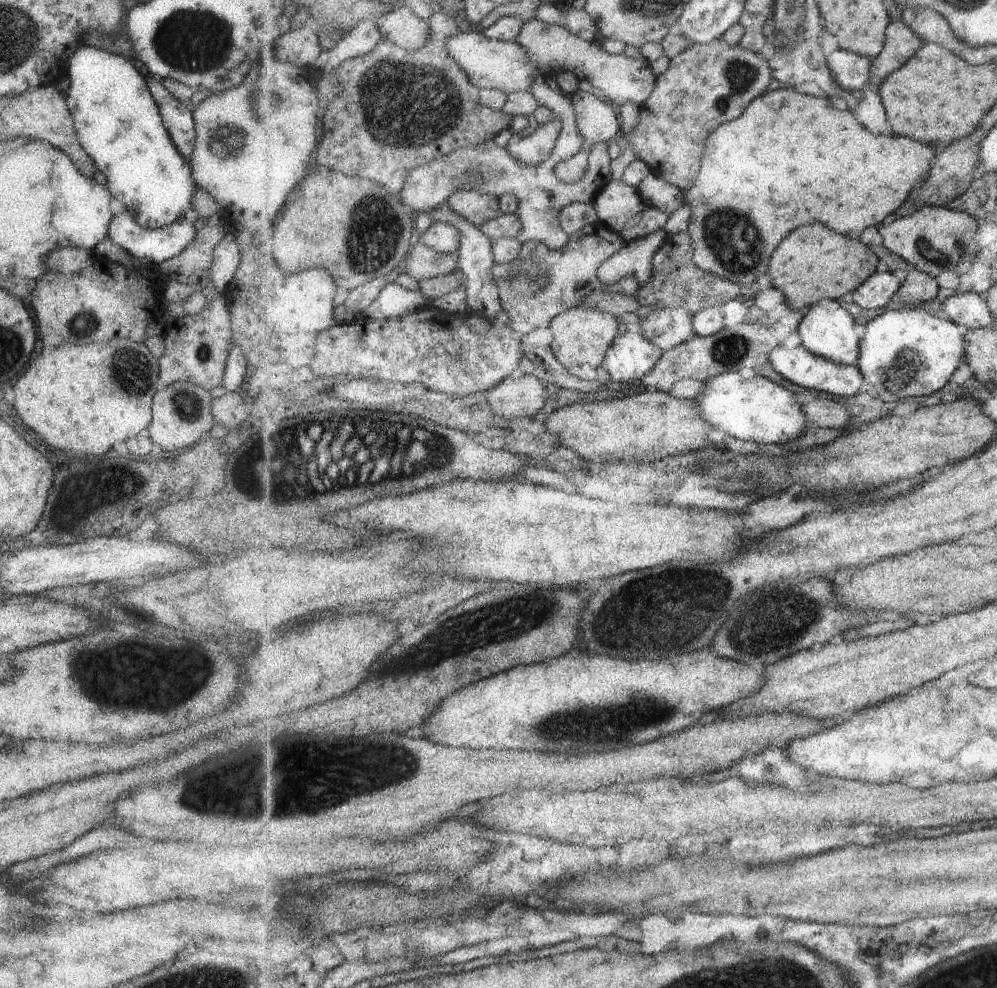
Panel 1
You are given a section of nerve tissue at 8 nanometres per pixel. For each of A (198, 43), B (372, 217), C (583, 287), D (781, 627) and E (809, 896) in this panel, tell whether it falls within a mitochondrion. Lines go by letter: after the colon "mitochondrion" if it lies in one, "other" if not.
A: mitochondrion
B: mitochondrion
C: other
D: mitochondrion
E: other

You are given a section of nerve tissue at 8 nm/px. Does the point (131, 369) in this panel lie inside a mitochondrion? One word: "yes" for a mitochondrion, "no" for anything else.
yes

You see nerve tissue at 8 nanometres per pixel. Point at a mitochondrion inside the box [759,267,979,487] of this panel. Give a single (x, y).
(905, 370)

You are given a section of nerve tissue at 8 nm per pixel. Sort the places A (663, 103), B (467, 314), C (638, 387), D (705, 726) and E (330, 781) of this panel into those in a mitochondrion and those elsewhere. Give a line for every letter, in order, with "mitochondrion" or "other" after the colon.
A: other
B: other
C: other
D: other
E: mitochondrion

